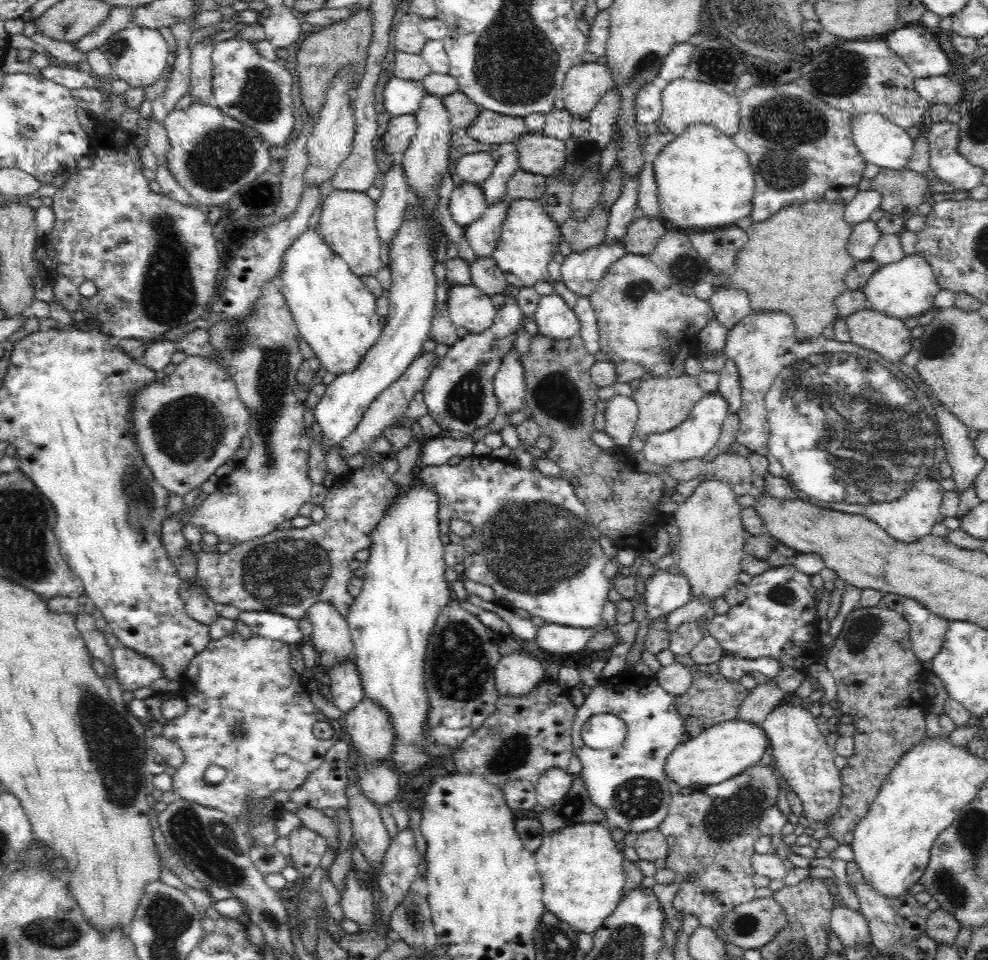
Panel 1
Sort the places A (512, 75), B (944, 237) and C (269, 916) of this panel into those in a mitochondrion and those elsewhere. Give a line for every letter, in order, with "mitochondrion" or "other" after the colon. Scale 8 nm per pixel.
A: mitochondrion
B: other
C: mitochondrion

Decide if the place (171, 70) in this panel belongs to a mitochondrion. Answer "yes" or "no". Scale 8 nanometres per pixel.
no

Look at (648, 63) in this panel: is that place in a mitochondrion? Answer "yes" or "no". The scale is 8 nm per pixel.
yes

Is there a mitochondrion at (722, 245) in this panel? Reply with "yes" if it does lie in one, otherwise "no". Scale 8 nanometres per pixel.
yes

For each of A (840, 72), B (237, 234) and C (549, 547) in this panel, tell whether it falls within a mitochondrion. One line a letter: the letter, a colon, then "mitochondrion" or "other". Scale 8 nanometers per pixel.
A: mitochondrion
B: other
C: mitochondrion

